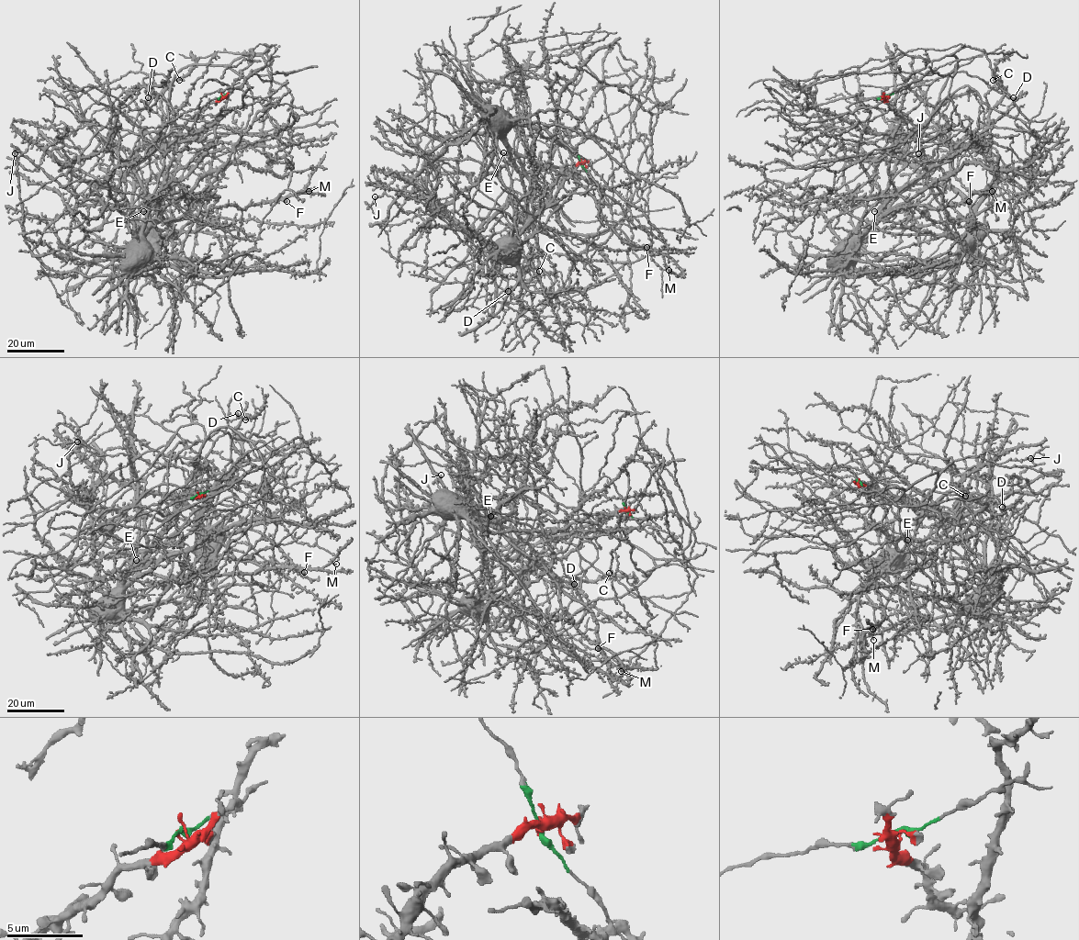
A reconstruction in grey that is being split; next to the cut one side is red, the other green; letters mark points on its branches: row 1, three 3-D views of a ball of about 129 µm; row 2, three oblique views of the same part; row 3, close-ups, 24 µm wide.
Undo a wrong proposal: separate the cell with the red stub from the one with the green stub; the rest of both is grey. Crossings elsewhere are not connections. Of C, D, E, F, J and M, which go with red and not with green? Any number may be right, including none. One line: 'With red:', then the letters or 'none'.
With red: none

